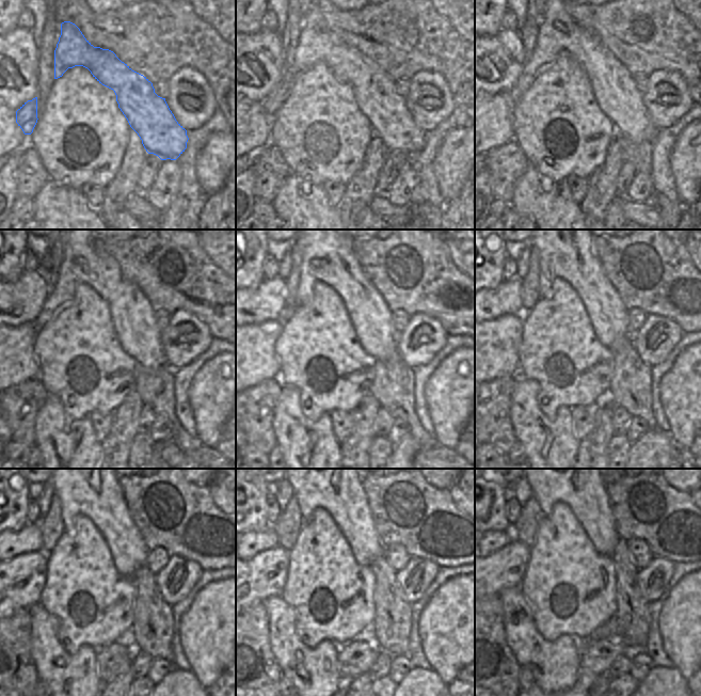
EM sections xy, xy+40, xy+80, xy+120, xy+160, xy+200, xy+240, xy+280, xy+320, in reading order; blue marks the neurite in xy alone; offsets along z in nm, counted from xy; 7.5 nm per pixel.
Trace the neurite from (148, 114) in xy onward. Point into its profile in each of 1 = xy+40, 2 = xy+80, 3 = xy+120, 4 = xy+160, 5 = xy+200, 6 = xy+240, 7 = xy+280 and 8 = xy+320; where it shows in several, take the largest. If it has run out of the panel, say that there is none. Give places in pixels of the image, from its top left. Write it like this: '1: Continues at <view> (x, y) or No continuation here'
1: Continues at xy+40 (375, 91)
2: Continues at xy+80 (618, 97)
3: Continues at xy+120 (133, 318)
4: Continues at xy+160 (328, 255)
5: Continues at xy+200 (566, 251)
6: Continues at xy+240 (93, 490)
7: Continues at xy+280 (338, 490)
8: Continues at xy+320 (584, 490).

